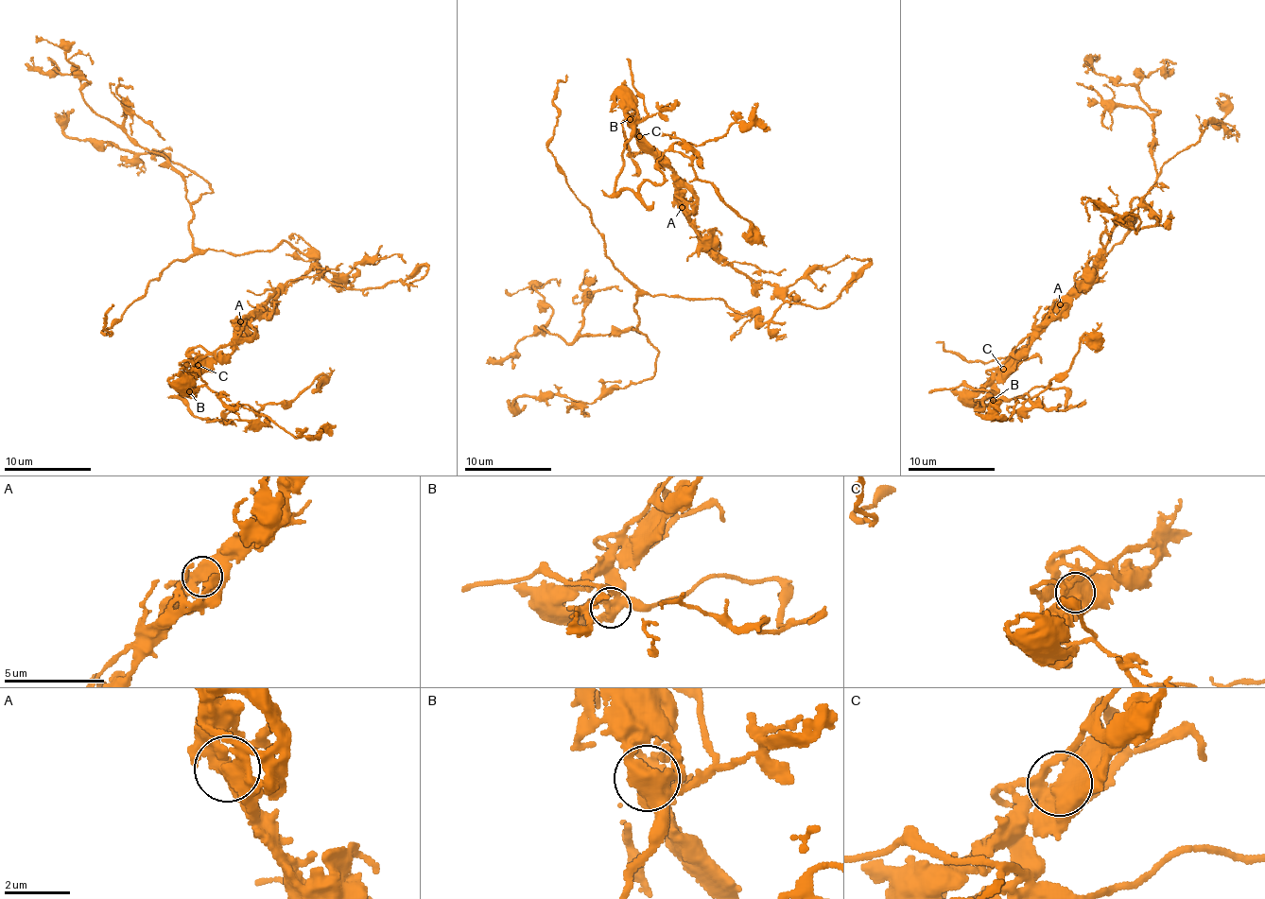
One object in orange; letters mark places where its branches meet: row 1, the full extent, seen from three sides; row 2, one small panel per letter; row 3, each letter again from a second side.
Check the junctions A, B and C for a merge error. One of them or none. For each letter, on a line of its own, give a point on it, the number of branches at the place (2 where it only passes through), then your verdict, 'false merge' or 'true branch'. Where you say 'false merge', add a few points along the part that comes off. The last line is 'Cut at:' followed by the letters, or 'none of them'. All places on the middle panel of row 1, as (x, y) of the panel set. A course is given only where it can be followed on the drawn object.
A: (682, 207) | 4 | true branch
B: (630, 119) | 4 | true branch
C: (639, 136) | 4 | true branch
Cut at: none of them

